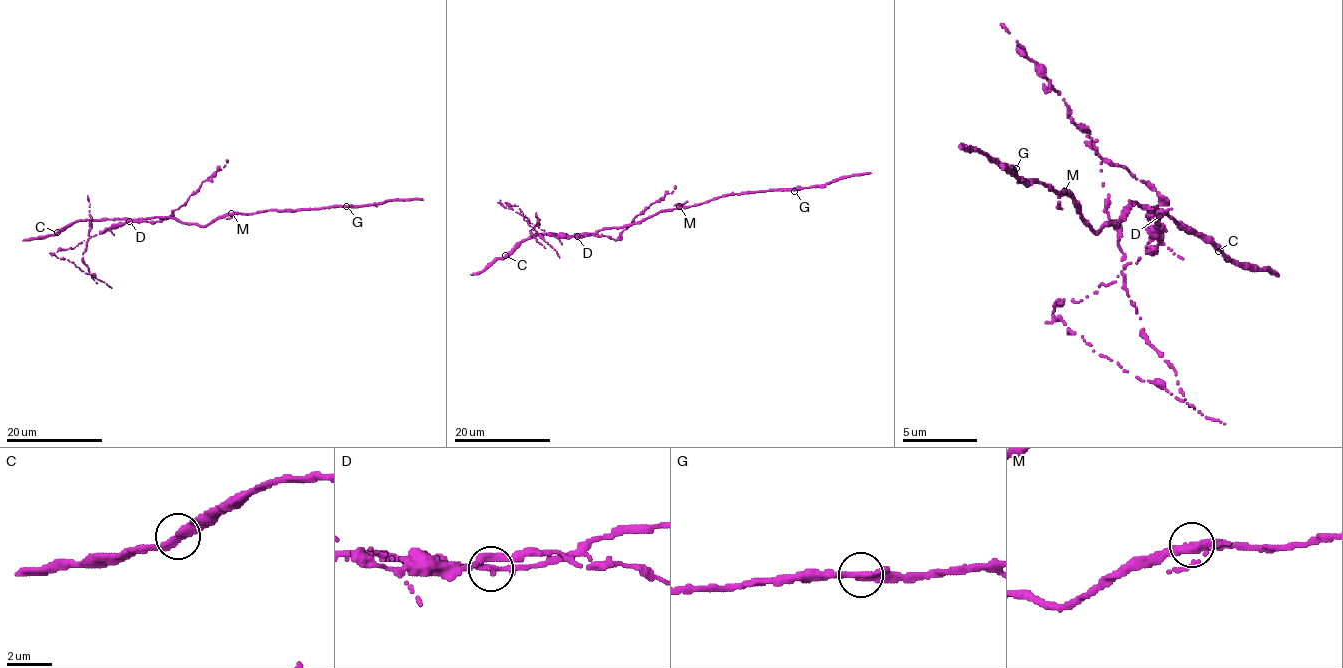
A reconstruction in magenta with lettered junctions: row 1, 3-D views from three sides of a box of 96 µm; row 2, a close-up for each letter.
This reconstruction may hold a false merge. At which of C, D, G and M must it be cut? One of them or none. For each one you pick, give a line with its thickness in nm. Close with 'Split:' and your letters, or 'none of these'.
D: Thickness 200 nm
Split: D

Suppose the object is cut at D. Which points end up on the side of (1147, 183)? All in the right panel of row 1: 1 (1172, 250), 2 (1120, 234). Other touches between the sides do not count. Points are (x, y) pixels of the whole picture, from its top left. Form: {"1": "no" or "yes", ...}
{"1": "yes", "2": "yes"}

